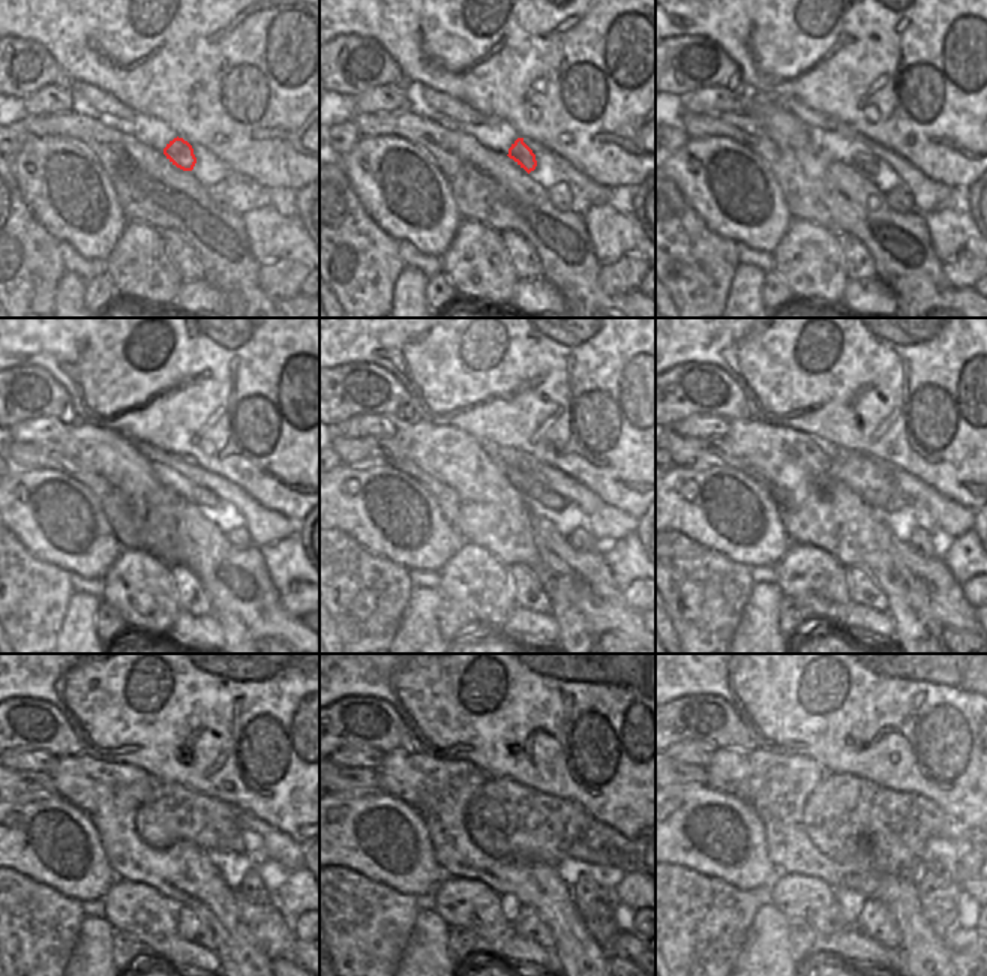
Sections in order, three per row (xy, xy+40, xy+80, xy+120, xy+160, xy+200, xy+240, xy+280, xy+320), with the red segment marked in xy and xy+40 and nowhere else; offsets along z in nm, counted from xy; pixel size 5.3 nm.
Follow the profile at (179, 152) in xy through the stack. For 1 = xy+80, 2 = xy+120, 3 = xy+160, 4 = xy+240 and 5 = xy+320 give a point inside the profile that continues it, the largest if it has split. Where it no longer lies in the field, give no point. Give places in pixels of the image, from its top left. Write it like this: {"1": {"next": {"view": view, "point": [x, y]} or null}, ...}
{"1": {"next": {"view": "xy+80", "point": [866, 164]}}, "2": {"next": {"view": "xy+120", "point": [200, 496]}}, "3": {"next": {"view": "xy+160", "point": [549, 499]}}, "4": {"next": {"view": "xy+240", "point": [249, 843]}}, "5": {"next": {"view": "xy+320", "point": [959, 858]}}}

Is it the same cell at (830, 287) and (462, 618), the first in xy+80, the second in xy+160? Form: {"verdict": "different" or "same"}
{"verdict": "different"}

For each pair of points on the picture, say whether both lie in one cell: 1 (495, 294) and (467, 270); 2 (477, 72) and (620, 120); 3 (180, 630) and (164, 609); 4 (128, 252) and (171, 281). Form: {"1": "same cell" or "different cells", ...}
{"1": "same cell", "2": "same cell", "3": "different cells", "4": "same cell"}

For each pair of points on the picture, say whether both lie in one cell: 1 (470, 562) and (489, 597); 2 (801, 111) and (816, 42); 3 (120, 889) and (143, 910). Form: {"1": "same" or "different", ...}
{"1": "same", "2": "different", "3": "same"}

